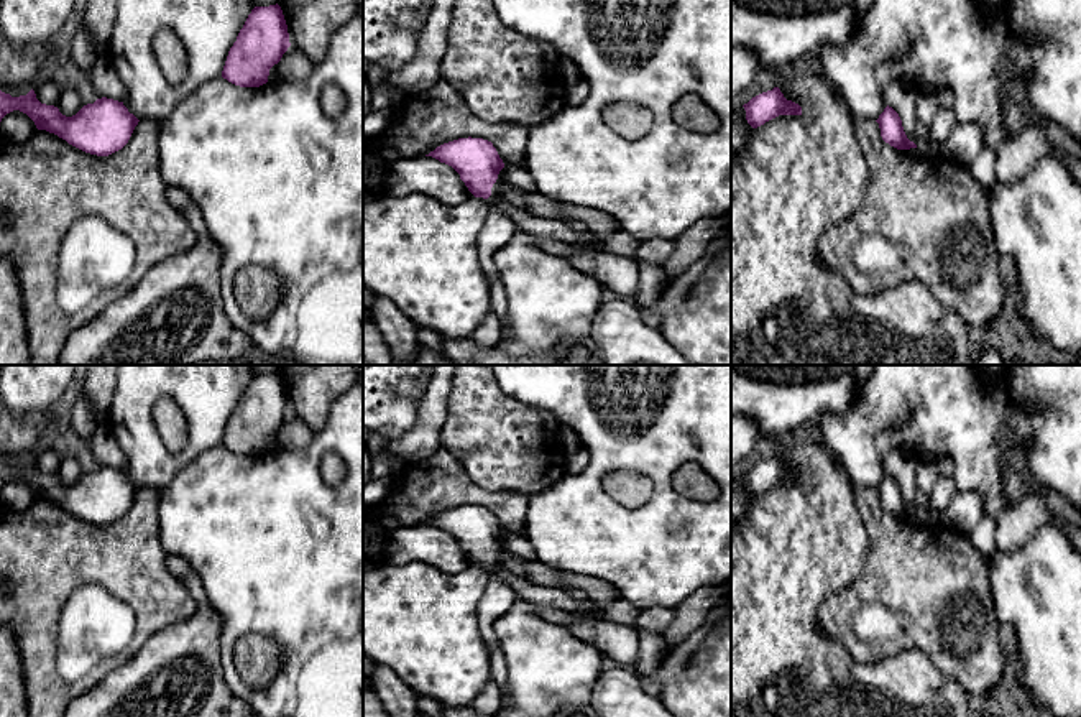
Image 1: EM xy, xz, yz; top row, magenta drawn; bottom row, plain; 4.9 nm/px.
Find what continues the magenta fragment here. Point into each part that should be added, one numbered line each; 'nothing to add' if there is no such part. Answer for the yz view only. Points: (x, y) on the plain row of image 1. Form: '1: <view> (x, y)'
nothing to add

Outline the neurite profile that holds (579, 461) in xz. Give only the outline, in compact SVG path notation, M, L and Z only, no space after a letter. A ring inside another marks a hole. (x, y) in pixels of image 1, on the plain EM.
M580 447L570 459L567 459L567 474L580 474L590 462L590 454L585 447Z

